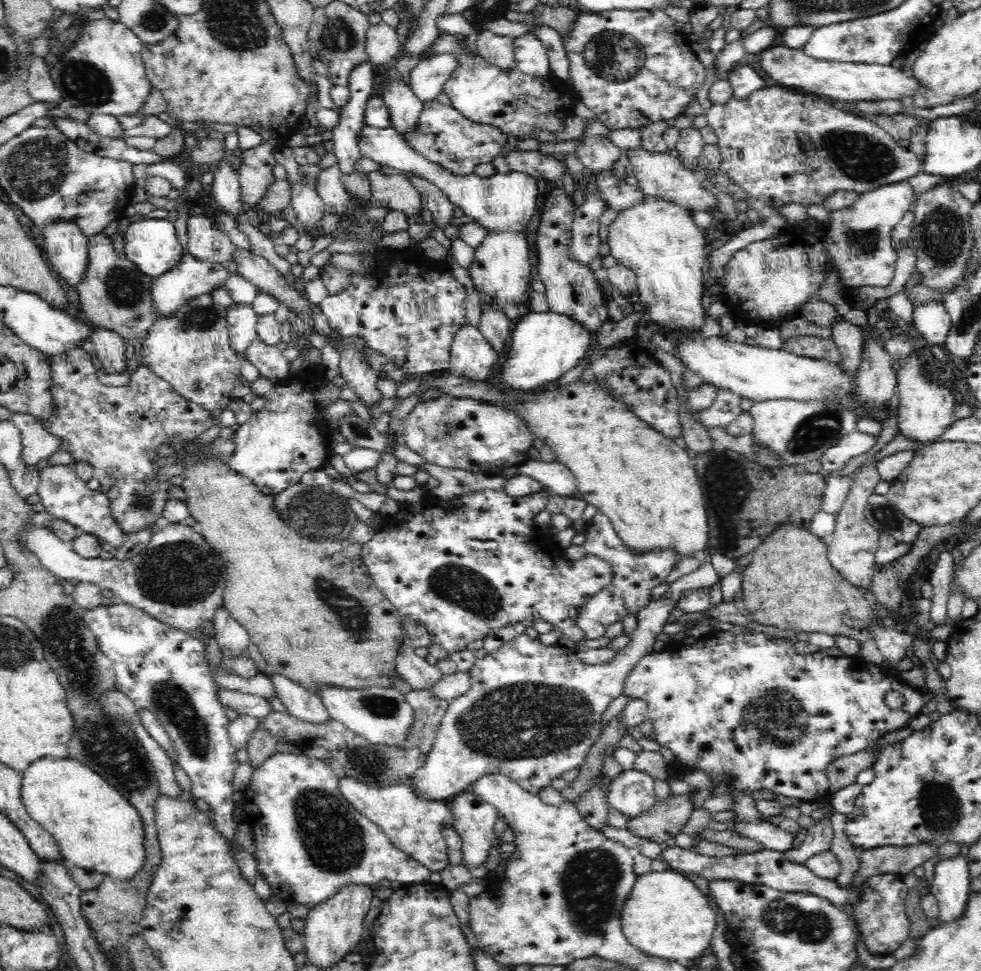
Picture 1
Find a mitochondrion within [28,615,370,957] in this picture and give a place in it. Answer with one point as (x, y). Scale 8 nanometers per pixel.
(334, 842)

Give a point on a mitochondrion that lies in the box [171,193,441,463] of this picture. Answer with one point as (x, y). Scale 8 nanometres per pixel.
(197, 317)

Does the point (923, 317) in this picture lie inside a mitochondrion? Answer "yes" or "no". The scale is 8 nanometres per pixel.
no

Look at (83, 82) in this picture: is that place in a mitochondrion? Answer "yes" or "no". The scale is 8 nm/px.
yes

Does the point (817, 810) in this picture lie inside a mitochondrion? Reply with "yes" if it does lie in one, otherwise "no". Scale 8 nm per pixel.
no

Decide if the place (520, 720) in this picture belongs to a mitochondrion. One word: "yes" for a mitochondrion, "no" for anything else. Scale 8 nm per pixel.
yes

